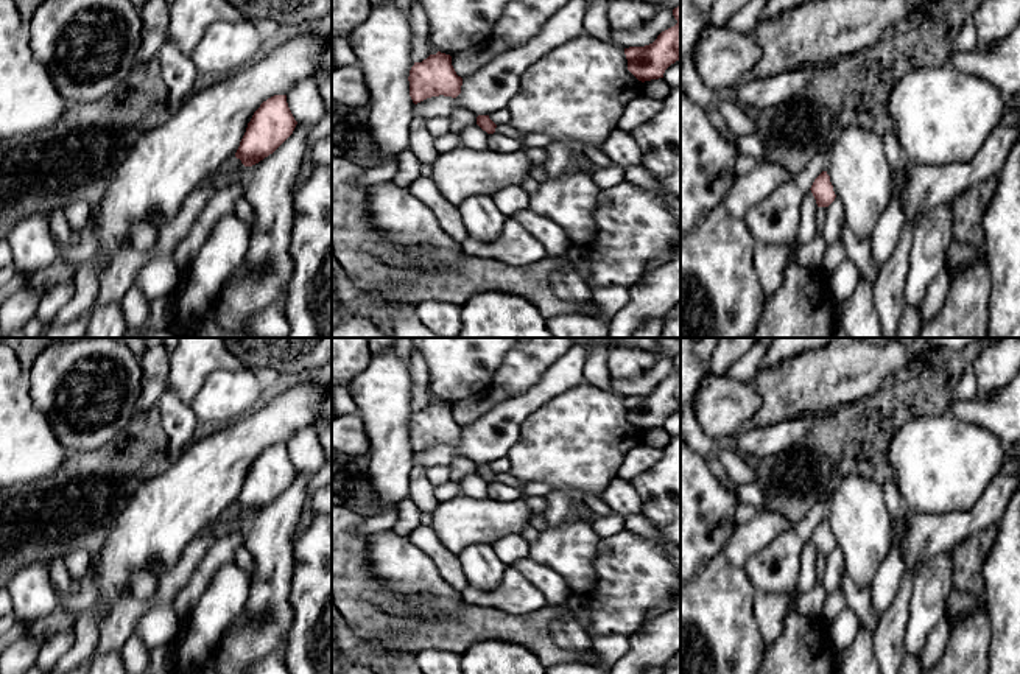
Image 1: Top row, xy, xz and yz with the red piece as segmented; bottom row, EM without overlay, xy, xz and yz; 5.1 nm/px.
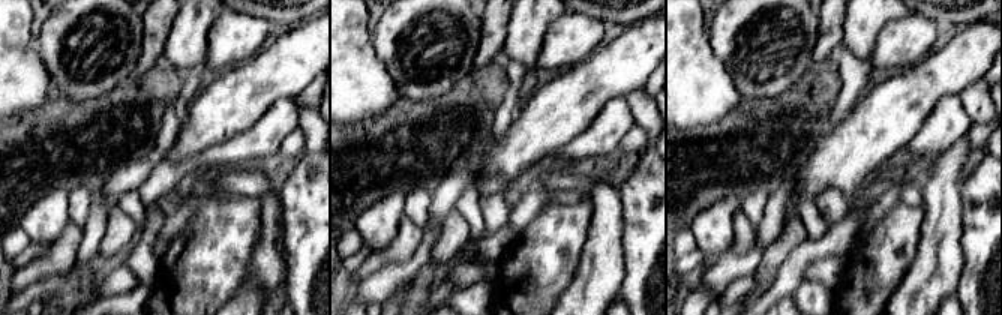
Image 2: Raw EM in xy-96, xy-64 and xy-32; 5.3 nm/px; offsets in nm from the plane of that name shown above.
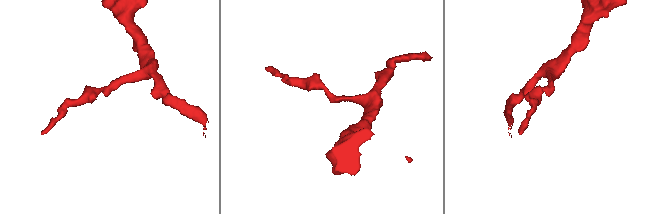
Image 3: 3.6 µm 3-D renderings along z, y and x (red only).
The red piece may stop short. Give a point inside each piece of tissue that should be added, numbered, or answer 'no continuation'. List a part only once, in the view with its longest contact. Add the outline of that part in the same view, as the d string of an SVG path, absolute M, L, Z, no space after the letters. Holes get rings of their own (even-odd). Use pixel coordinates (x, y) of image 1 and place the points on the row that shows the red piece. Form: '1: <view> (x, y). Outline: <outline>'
no continuation

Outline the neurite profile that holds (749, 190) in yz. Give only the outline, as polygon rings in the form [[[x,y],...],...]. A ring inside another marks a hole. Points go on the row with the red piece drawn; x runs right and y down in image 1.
[[[763,162],[747,174],[737,177],[726,193],[724,207],[737,218],[744,215],[776,188],[791,179],[791,173],[780,163]]]

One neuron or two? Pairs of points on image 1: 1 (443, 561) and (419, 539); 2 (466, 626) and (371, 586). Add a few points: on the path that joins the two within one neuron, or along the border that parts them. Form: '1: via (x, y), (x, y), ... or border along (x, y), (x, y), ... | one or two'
1: via (438, 554), (425, 542) | one
2: via (443, 626), (415, 626), (394, 607) | one

